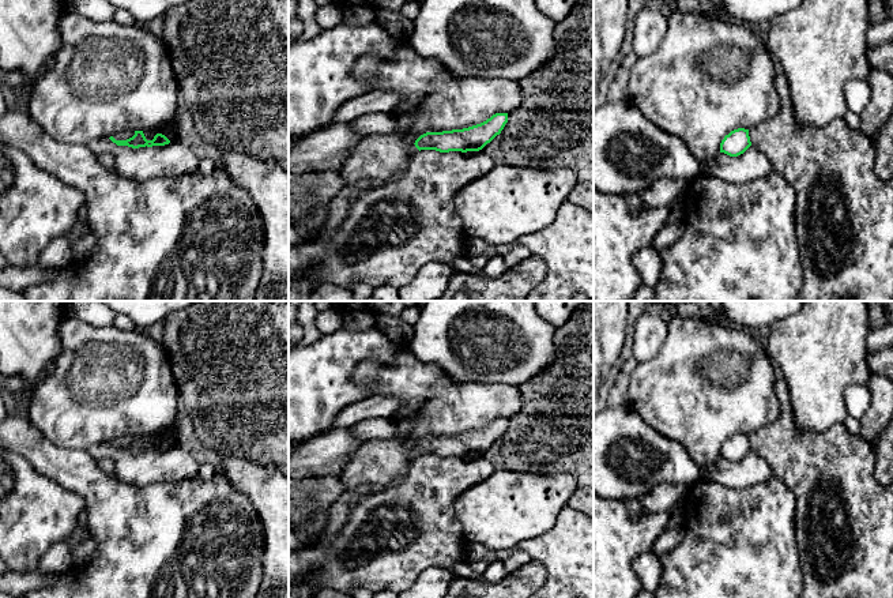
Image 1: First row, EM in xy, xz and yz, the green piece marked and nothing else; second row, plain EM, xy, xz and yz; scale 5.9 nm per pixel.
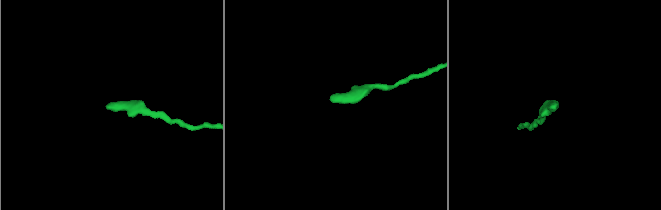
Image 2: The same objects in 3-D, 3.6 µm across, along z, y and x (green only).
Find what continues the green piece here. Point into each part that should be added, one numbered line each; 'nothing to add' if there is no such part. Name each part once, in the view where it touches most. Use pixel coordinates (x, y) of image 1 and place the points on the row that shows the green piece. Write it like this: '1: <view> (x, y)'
nothing to add

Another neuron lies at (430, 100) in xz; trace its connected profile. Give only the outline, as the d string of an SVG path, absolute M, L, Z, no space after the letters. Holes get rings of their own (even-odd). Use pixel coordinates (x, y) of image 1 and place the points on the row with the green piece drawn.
M407 42L396 45L395 54L388 61L376 56L358 59L353 76L368 83L370 90L396 93L399 102L392 112L396 131L392 133L370 133L359 139L339 172L346 183L365 178L380 178L385 183L399 181L419 153L414 143L421 135L481 124L496 113L509 113L523 99L519 82L504 78L453 76L440 61L418 56Z

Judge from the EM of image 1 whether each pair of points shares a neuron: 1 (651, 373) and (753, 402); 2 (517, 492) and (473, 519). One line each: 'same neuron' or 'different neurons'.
1: same neuron
2: same neuron

